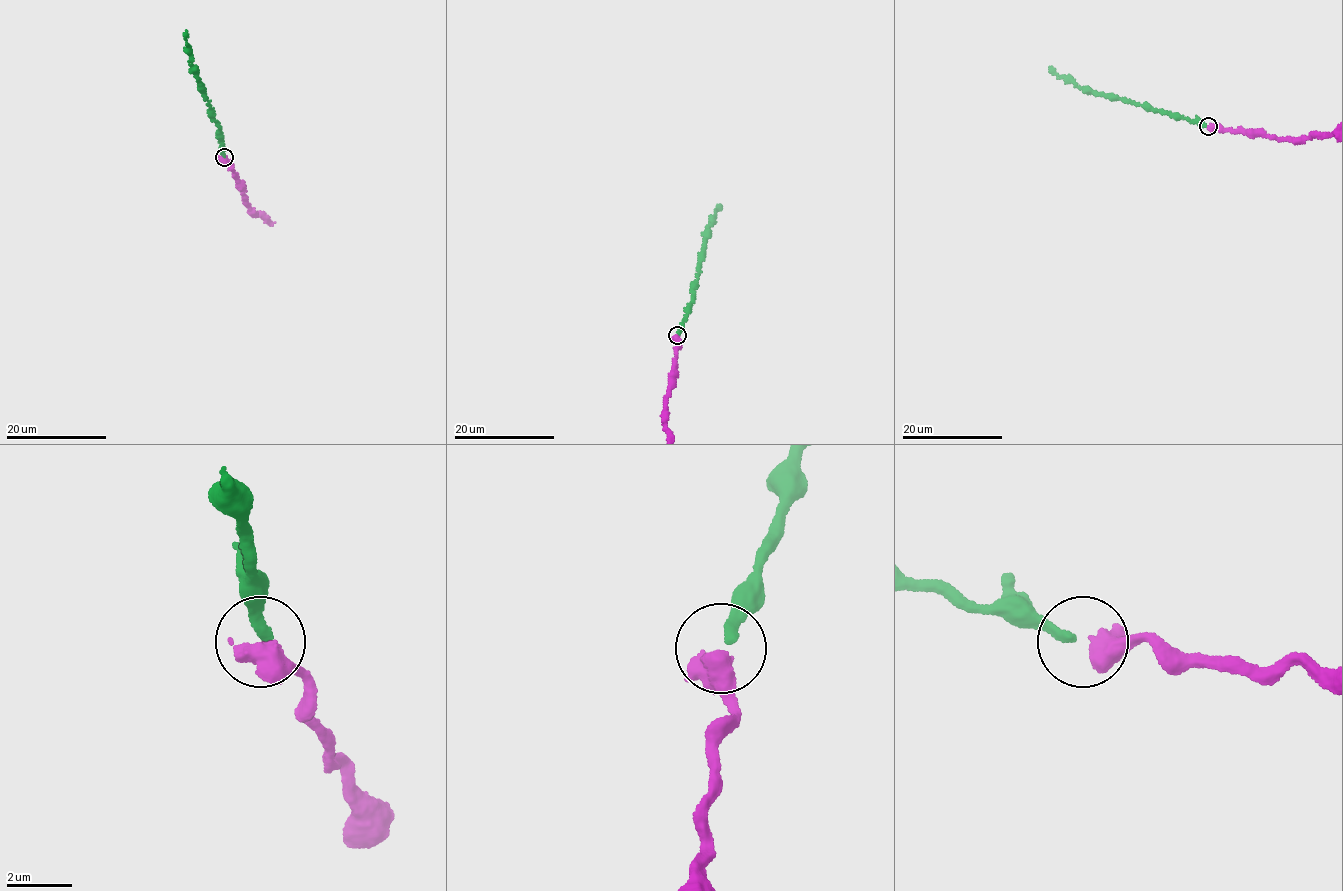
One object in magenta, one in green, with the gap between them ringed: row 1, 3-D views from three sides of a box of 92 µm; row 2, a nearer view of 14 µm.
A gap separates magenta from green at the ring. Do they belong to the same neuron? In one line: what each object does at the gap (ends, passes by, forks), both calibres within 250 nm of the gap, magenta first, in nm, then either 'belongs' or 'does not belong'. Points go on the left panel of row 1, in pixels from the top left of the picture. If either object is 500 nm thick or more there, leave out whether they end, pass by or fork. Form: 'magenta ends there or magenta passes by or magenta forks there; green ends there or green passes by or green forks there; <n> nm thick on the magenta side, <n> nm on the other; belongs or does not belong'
magenta forks there; green ends there; 440 nm thick on the magenta side, 320 nm on the other; belongs

